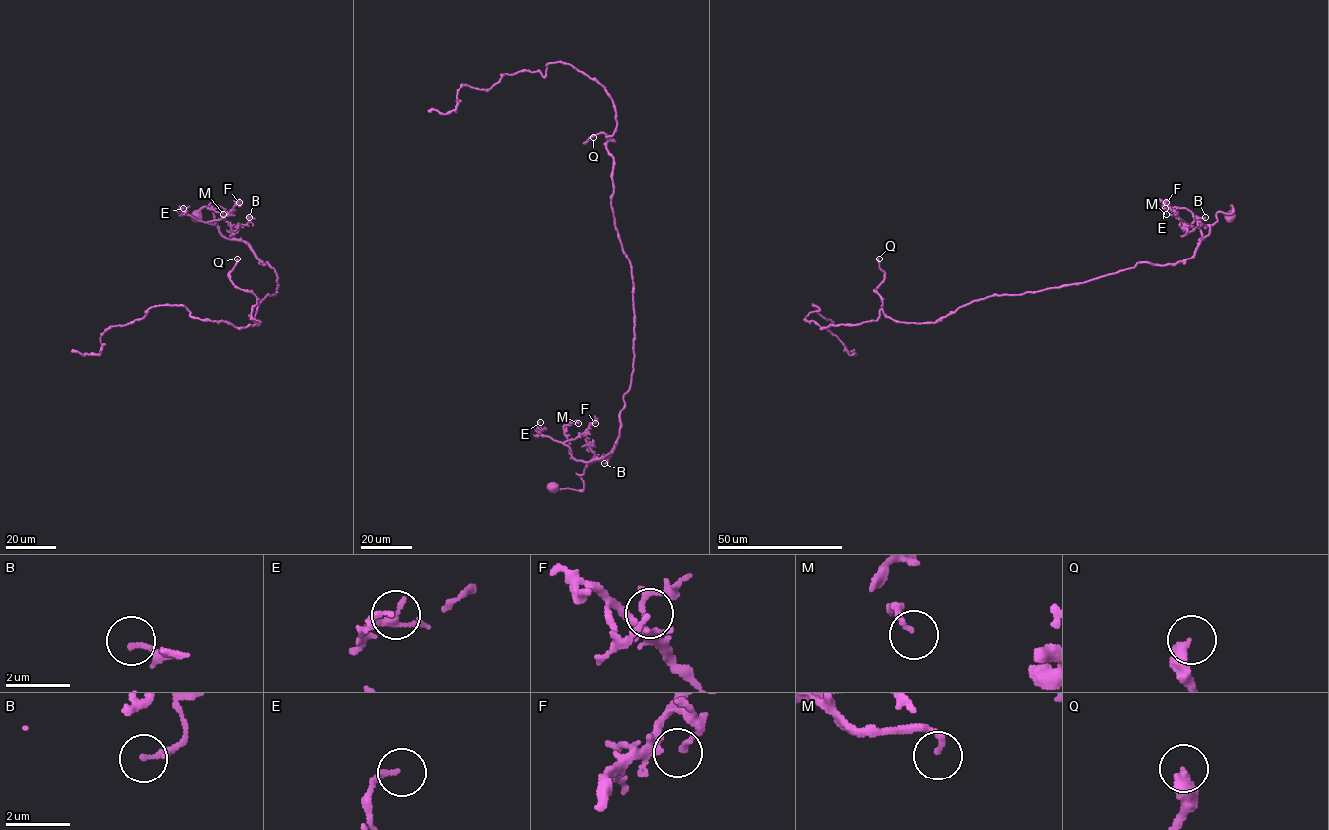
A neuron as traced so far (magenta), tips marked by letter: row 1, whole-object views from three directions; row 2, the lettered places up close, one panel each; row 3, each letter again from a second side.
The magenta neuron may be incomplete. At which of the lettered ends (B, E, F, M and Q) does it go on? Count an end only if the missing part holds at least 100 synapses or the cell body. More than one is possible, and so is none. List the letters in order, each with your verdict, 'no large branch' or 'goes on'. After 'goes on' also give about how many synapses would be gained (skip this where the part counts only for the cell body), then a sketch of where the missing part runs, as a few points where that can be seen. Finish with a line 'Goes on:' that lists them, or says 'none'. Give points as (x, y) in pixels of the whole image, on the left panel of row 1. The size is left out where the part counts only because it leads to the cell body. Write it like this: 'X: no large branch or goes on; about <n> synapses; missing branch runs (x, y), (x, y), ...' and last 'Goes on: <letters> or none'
B: no large branch
E: no large branch
F: no large branch
M: no large branch
Q: goes on; about 120 synapses; missing branch runs (237, 259), (219, 241), (226, 230), (226, 210), (214, 160), (222, 159), (224, 145), (195, 89), (191, 67)
Goes on: Q

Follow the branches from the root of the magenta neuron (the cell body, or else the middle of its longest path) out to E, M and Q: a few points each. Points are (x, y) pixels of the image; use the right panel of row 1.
E: (1229, 216), (1231, 205), (1231, 213), (1216, 214), (1204, 238), (1196, 220), (1186, 224), (1165, 208)
M: (1229, 216), (1231, 205), (1231, 213), (1216, 214), (1217, 221), (1204, 238), (1188, 210), (1169, 207), (1166, 214)
Q: (1229, 216), (1231, 205), (1217, 212), (1183, 261), (993, 295), (933, 322), (885, 316), (879, 259)

